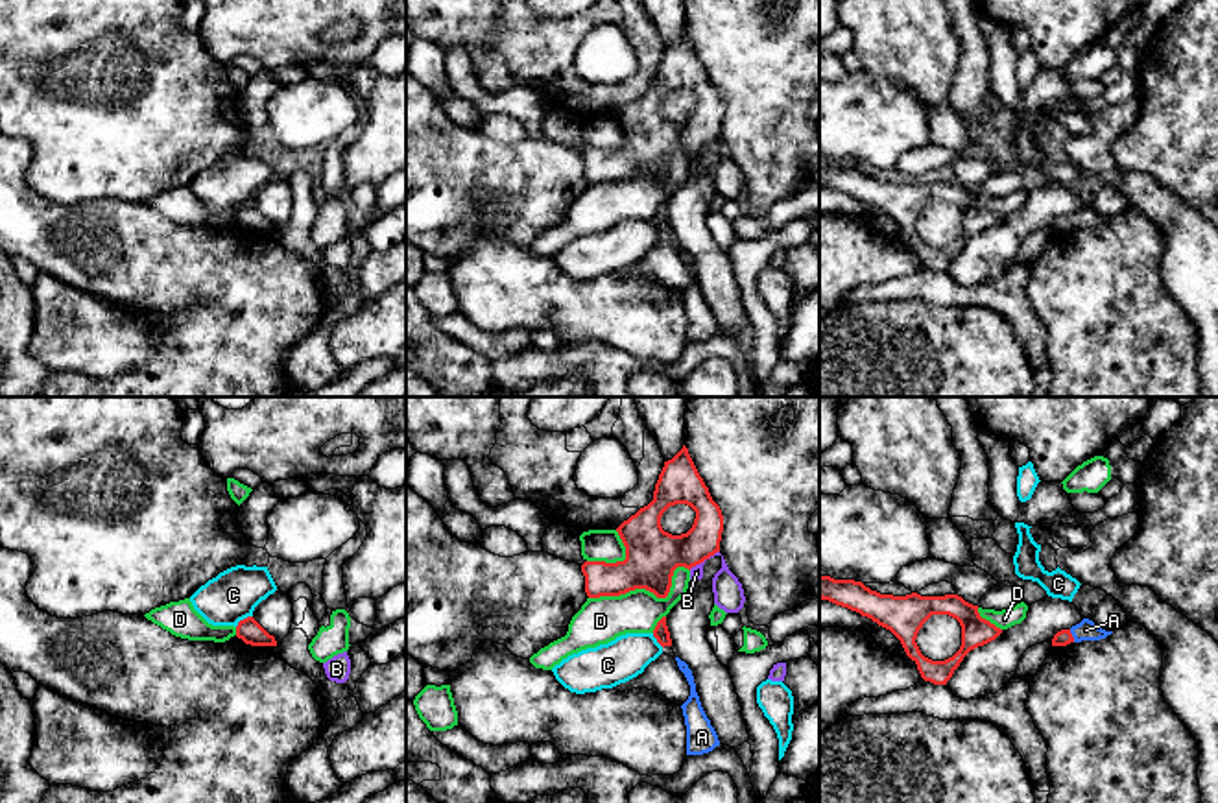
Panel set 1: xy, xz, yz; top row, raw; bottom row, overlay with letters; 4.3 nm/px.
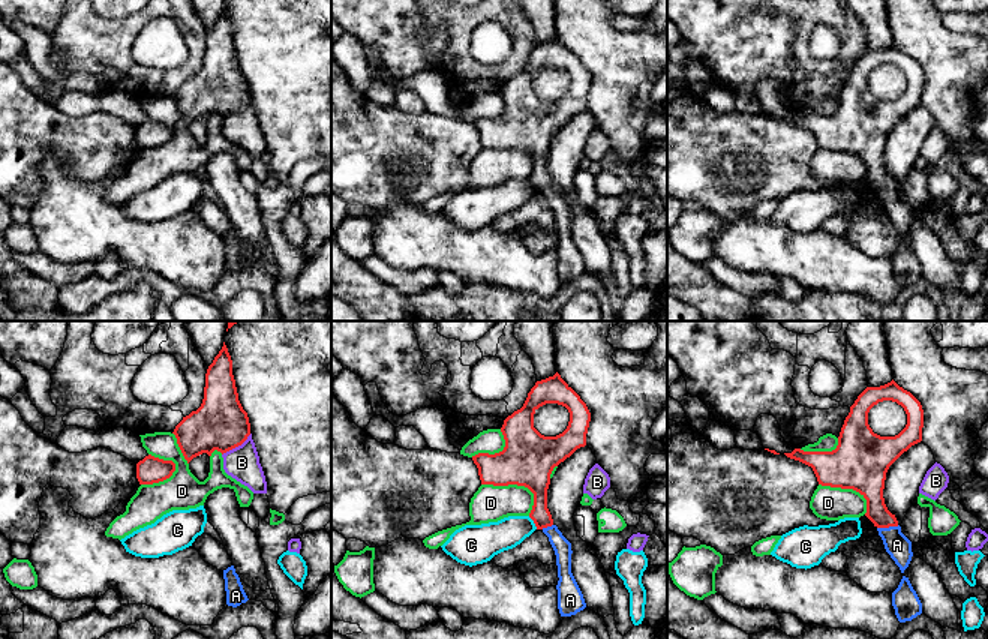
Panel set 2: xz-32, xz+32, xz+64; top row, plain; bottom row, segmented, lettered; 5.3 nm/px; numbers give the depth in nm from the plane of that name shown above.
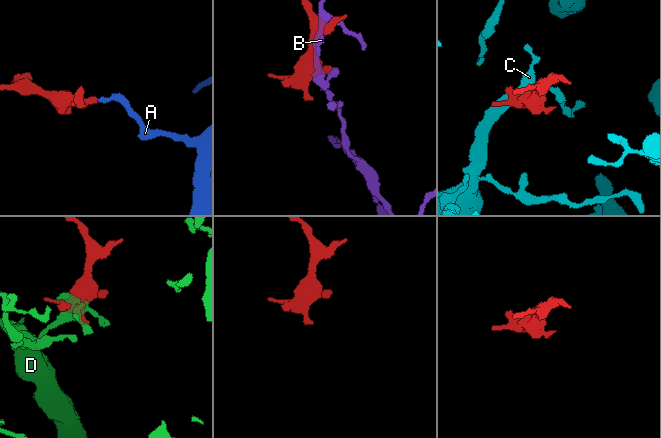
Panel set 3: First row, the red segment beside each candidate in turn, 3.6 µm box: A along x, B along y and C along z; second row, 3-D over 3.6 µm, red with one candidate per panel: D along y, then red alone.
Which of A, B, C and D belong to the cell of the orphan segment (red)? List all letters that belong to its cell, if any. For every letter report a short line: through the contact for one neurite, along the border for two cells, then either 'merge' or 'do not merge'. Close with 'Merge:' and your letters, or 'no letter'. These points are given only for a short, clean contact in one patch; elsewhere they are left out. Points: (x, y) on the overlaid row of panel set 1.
A: yz (1063, 637), (1071, 635), (1086, 630) | merge
B: do not merge
C: xy (251, 615), (235, 626) | do not merge
D: do not merge
Merge: A

